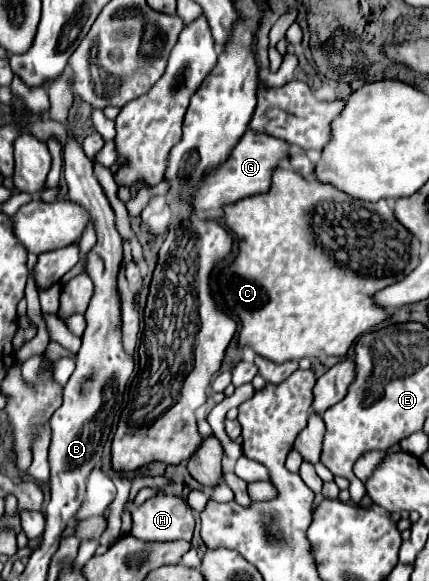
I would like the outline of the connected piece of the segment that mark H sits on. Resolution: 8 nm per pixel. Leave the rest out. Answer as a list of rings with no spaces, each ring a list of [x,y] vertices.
[[[160,493],[132,509],[132,535],[142,541],[192,541],[194,509],[184,497]]]

